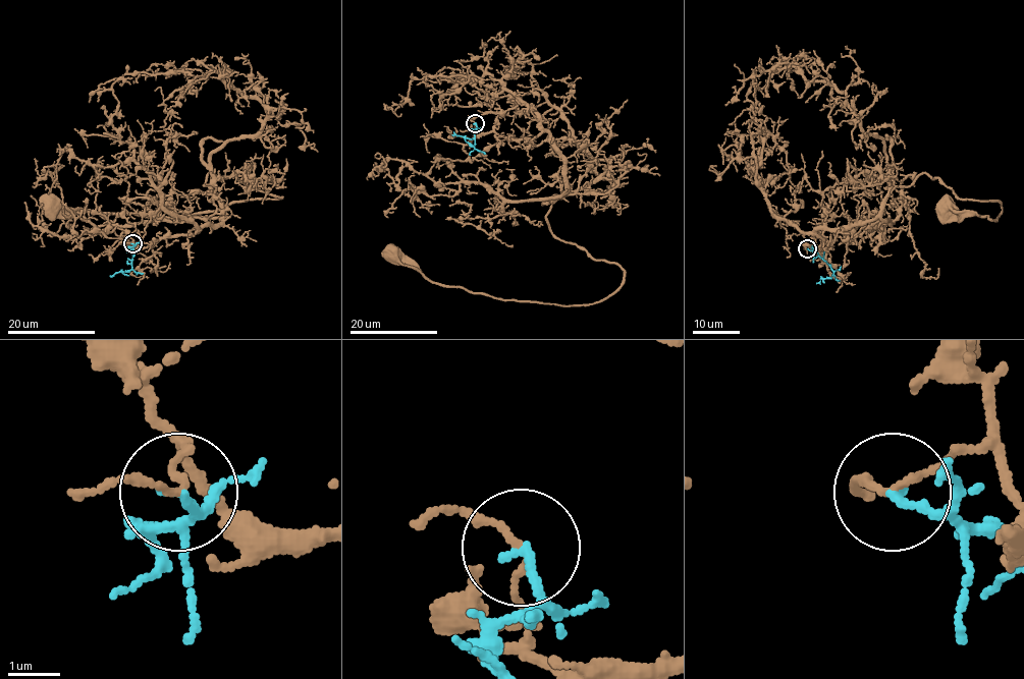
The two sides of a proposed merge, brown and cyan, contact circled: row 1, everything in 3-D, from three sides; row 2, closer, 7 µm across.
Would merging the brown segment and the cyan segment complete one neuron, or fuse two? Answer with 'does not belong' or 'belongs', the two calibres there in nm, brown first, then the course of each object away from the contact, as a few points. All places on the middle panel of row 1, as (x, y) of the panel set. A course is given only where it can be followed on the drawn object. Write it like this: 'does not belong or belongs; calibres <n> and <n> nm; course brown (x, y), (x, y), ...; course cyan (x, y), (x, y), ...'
does not belong; calibres 110 and 180 nm; course brown (475, 123), (549, 133), (566, 181), (552, 233), (624, 282), (591, 303), (502, 300), (391, 255); course cyan (475, 123), (475, 148), (462, 135), (451, 134)

